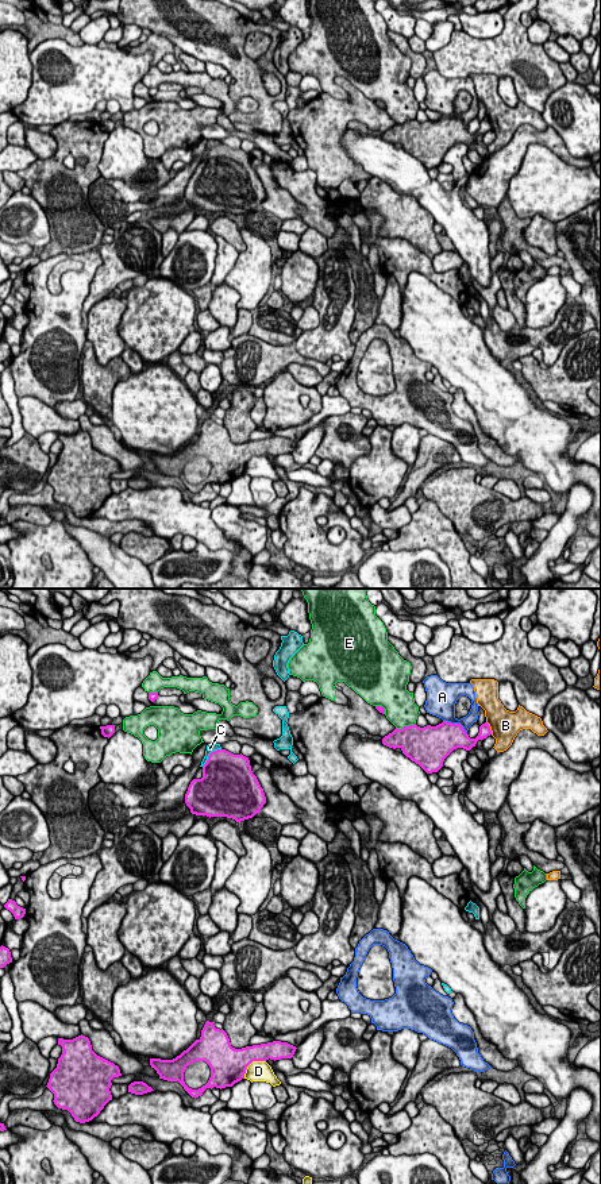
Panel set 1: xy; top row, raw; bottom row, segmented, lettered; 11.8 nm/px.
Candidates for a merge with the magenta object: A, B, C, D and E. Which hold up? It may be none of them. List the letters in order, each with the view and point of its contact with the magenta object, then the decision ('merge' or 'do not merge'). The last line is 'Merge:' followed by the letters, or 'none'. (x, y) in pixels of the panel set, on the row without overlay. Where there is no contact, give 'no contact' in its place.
A: contact xy (457, 119); do not merge
B: contact xy (489, 123); do not merge
C: contact xy (210, 150); do not merge
D: contact xy (250, 458); do not merge
E: contact xy (405, 122); do not merge
Merge: none

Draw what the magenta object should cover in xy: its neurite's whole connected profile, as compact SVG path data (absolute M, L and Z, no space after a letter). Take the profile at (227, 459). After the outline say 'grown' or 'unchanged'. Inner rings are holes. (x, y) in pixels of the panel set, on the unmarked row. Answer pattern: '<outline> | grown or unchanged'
M207 416L201 432L180 451L173 455L150 454L150 460L157 466L159 474L178 477L196 494L207 483L232 482L244 474L246 464L253 456L292 454L296 444L296 441L281 436L235 444L231 441L227 428ZM196 456L205 456L209 460L211 473L201 483L192 485L184 477L184 467L188 460Z | unchanged

